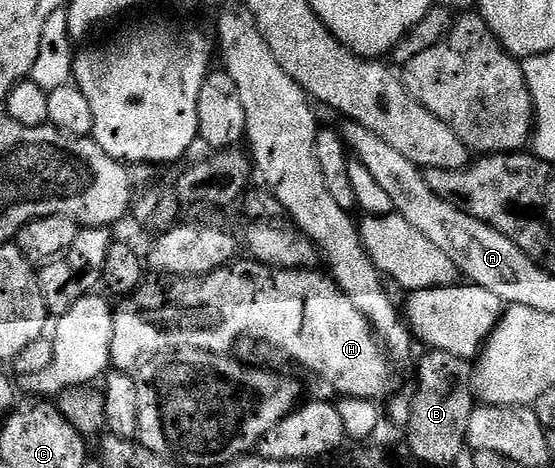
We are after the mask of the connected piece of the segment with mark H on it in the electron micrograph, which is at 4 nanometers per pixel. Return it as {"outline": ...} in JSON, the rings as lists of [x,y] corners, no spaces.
{"outline":[[[259,262],[247,263],[237,263],[235,267],[220,268],[217,272],[211,272],[205,276],[170,276],[161,279],[159,281],[161,284],[145,282],[131,296],[123,297],[119,301],[120,308],[118,304],[114,312],[116,325],[114,326],[114,338],[112,339],[111,367],[117,372],[132,374],[139,369],[144,361],[152,360],[155,356],[165,356],[168,352],[212,352],[215,356],[222,356],[231,353],[231,348],[239,340],[261,340],[262,343],[269,344],[272,348],[277,348],[282,355],[289,356],[294,363],[301,364],[306,371],[313,372],[316,376],[321,376],[334,391],[340,392],[338,394],[341,397],[380,402],[393,395],[391,364],[393,361],[390,359],[389,353],[386,351],[384,345],[381,344],[379,336],[372,329],[372,323],[364,317],[362,310],[358,310],[358,306],[354,306],[354,302],[350,302],[348,295],[336,285],[331,275],[324,273],[323,276],[322,273],[316,272],[317,270],[309,270],[306,268],[272,268],[268,264],[261,264]]]}

